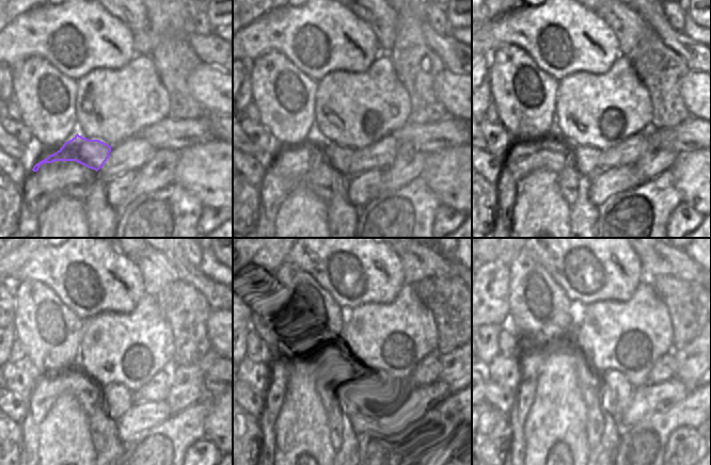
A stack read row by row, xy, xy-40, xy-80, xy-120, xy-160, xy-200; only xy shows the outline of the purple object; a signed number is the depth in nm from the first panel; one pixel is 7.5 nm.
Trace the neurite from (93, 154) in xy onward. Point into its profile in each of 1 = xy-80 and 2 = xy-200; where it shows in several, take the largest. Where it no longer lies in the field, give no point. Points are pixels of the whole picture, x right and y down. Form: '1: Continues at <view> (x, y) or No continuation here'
1: Continues at xy-80 (585, 159)
2: Continues at xy-200 (610, 403).

